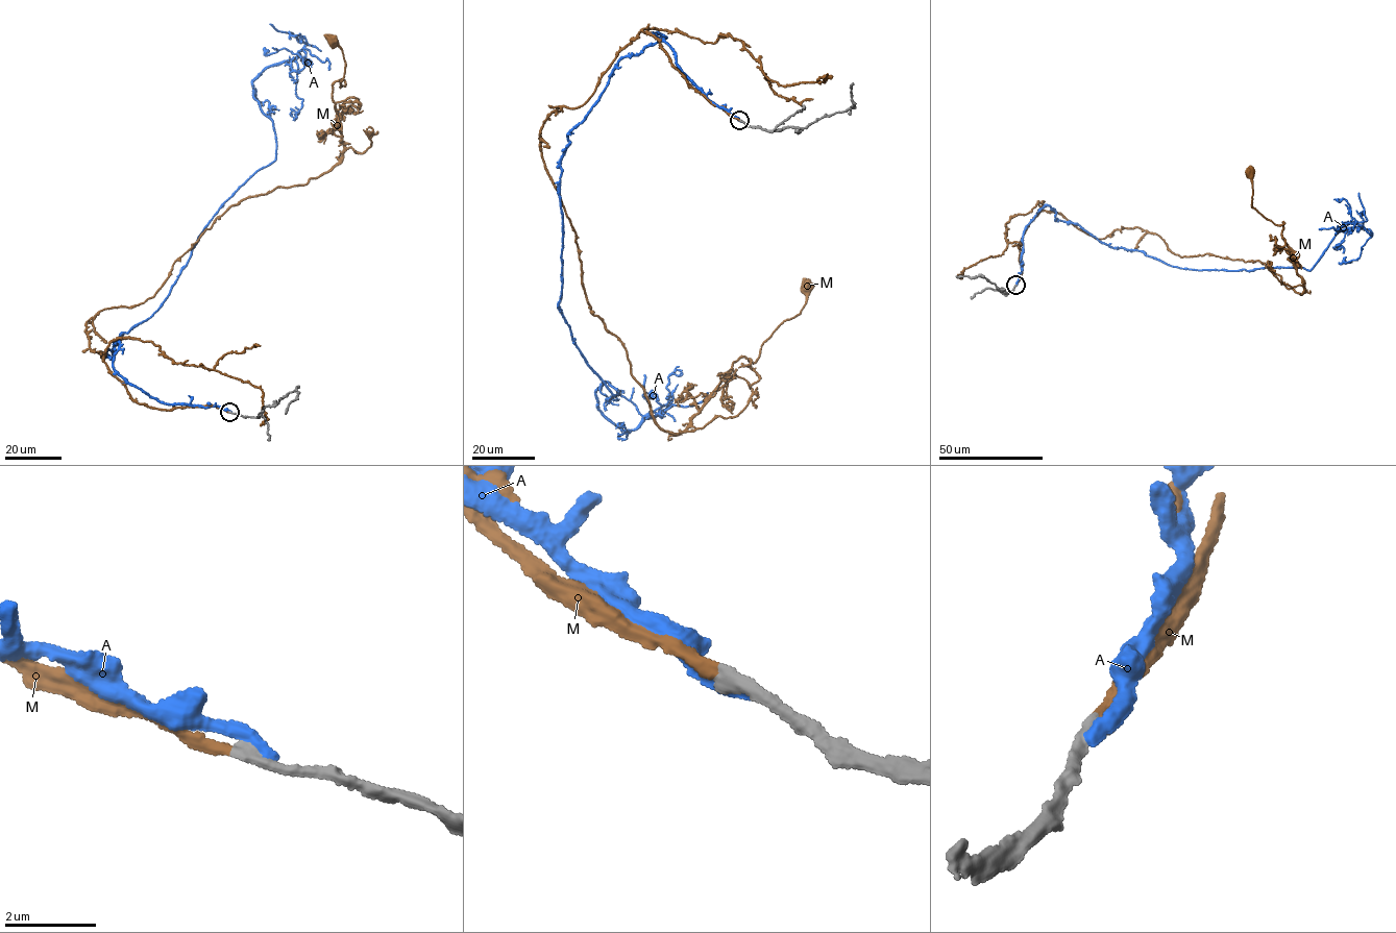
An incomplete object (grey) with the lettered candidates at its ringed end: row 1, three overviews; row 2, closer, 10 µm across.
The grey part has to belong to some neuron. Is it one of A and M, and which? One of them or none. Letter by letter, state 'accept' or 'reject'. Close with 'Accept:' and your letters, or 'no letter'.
A: reject
M: accept
Accept: M

